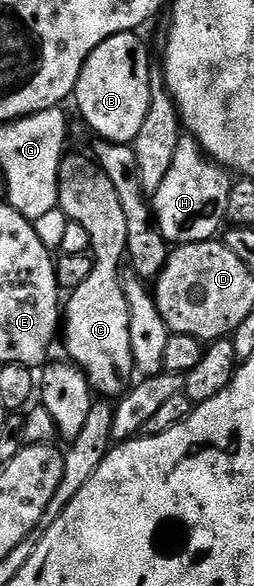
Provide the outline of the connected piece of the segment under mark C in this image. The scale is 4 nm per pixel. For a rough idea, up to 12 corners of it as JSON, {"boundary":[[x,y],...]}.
{"boundary":[[64,155],[59,211],[95,261],[65,300],[66,355],[100,397],[137,372],[119,276],[125,210],[94,159]]}

